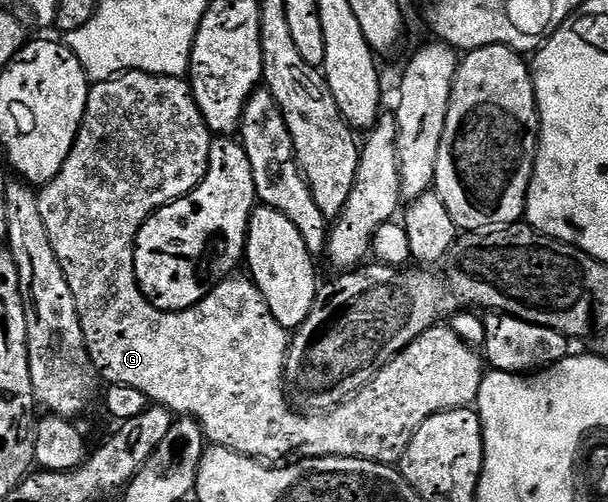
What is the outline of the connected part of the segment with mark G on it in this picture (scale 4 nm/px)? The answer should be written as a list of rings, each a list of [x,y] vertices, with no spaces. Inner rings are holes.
[[[123,71],[104,83],[94,83],[88,93],[86,112],[82,118],[82,128],[78,130],[76,141],[72,145],[72,153],[68,153],[68,161],[56,173],[51,183],[45,184],[38,191],[38,204],[40,205],[40,217],[44,217],[44,229],[48,229],[48,241],[52,241],[52,253],[56,253],[56,261],[60,261],[60,269],[64,269],[64,277],[68,281],[68,289],[72,289],[72,297],[76,301],[76,313],[80,317],[80,329],[84,329],[84,341],[88,353],[92,357],[92,365],[98,371],[99,376],[107,384],[119,383],[120,385],[132,385],[132,389],[140,389],[150,398],[151,404],[166,407],[178,417],[194,419],[202,427],[202,434],[215,447],[227,447],[236,453],[248,456],[249,459],[259,461],[282,461],[287,457],[305,457],[319,459],[320,457],[352,457],[364,461],[376,461],[377,463],[397,464],[402,454],[408,449],[416,429],[441,411],[454,411],[457,407],[470,407],[477,404],[482,376],[484,374],[484,359],[478,355],[471,344],[465,343],[449,325],[435,325],[430,327],[416,341],[412,341],[404,350],[395,355],[389,363],[380,368],[372,382],[366,383],[351,399],[338,407],[325,413],[303,413],[295,409],[286,390],[286,354],[290,351],[291,336],[287,328],[272,317],[272,309],[268,309],[268,301],[256,289],[256,285],[249,278],[231,277],[223,279],[214,287],[195,307],[179,309],[177,311],[161,311],[146,300],[146,295],[138,288],[136,273],[134,272],[134,243],[138,240],[140,229],[146,223],[149,215],[159,211],[163,203],[171,203],[173,199],[187,195],[193,187],[206,175],[208,169],[208,153],[210,152],[210,140],[212,132],[210,126],[204,121],[200,109],[194,100],[194,90],[190,88],[185,78],[177,75],[153,75],[143,71]]]

